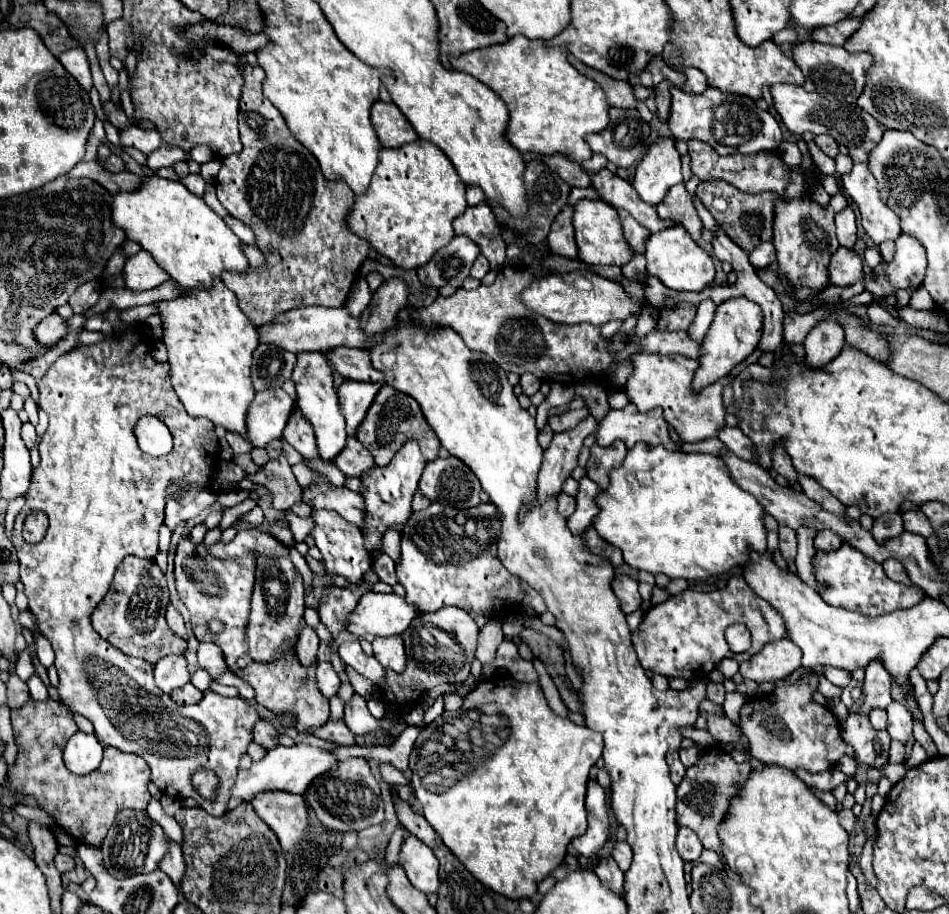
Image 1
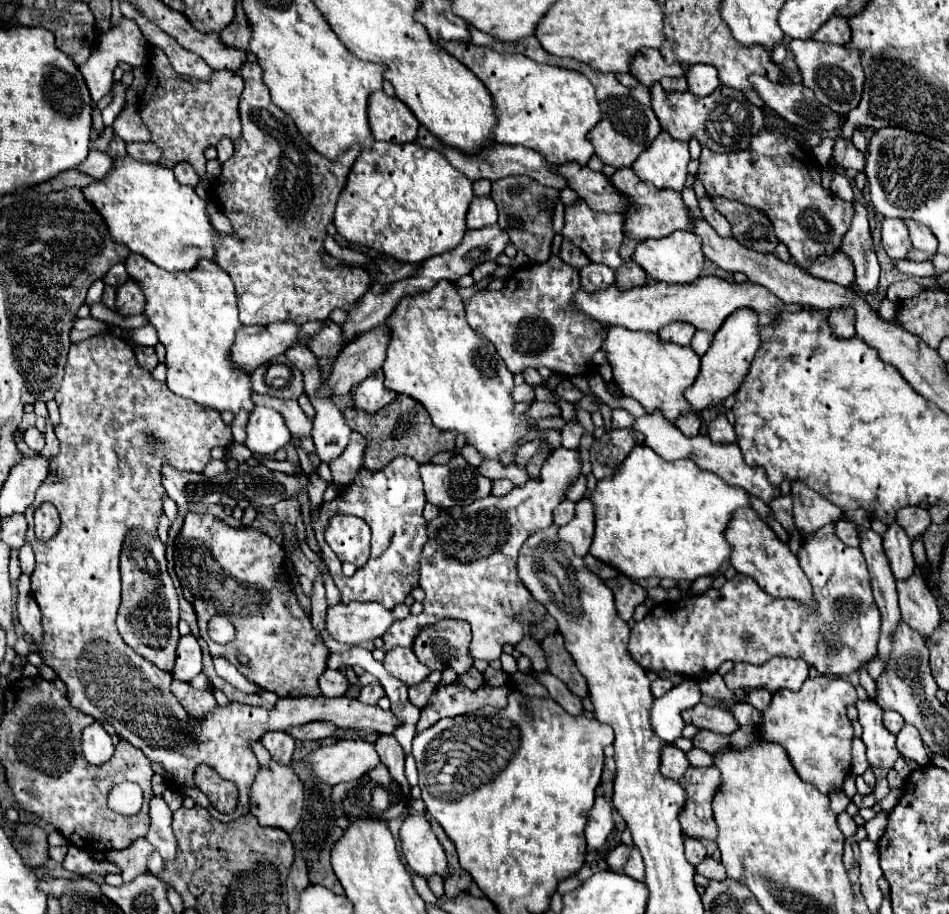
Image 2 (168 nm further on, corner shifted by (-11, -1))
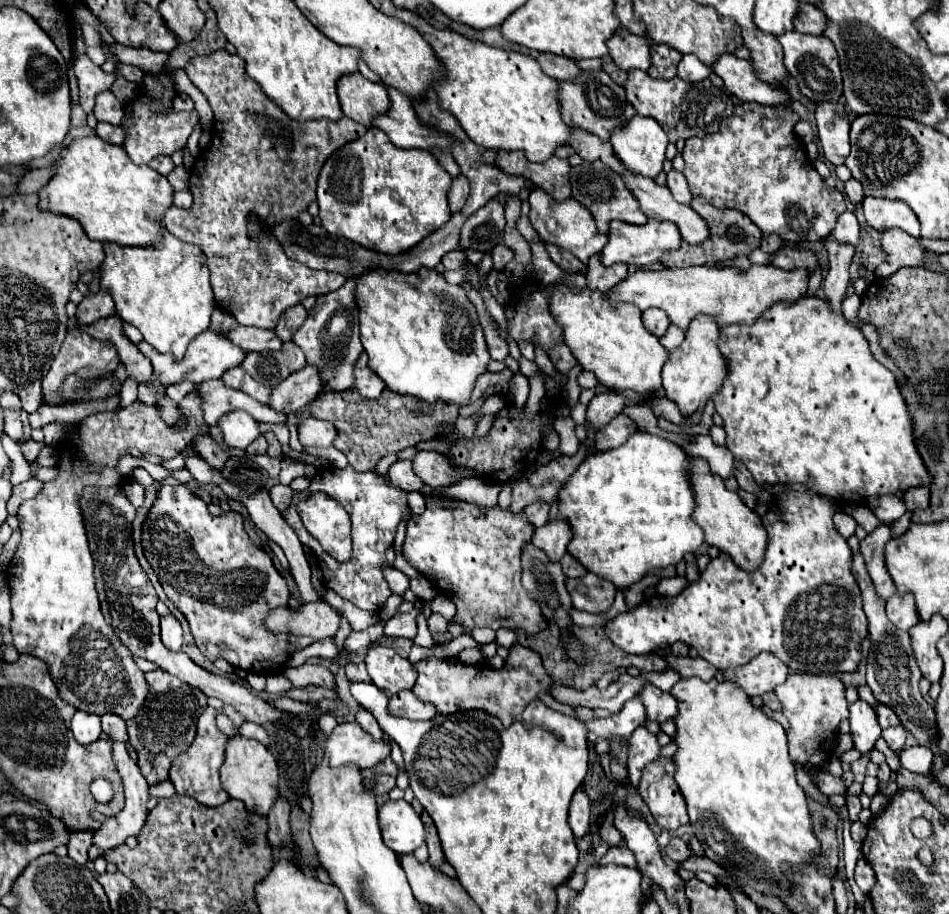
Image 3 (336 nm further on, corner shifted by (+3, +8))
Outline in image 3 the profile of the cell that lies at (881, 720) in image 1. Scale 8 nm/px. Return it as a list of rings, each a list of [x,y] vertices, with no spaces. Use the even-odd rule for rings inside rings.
[[[880,704],[876,708],[876,714],[878,714],[880,728],[890,728],[890,726],[898,726],[900,724],[900,720],[898,720],[898,716],[896,716],[896,712],[892,708],[886,708],[886,706]]]

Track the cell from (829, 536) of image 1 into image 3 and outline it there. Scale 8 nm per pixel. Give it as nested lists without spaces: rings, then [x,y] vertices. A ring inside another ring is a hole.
[[[836,512],[834,514],[834,524],[836,524],[836,530],[844,536],[844,538],[850,538],[854,534],[854,528],[856,528],[856,520],[852,516],[848,516],[846,512]]]

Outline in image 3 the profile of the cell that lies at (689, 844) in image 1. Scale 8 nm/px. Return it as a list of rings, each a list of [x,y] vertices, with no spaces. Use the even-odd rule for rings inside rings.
[[[672,838],[670,844],[664,848],[664,854],[674,862],[684,862],[690,856],[688,854],[688,844],[684,840],[680,840],[680,838]]]

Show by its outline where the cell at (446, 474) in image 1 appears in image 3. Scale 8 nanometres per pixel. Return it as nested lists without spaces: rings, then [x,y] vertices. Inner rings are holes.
[[[398,460],[390,466],[388,470],[388,478],[392,482],[392,486],[412,492],[412,490],[420,490],[420,486],[424,486],[424,482],[414,474],[412,470],[412,462],[410,460]]]

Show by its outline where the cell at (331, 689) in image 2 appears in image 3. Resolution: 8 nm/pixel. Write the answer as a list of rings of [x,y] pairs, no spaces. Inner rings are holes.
[[[302,664],[298,668],[286,668],[284,676],[296,688],[304,688],[308,684],[318,684],[318,686],[322,686],[326,690],[334,690],[336,692],[334,674],[328,668],[320,666],[320,664]]]

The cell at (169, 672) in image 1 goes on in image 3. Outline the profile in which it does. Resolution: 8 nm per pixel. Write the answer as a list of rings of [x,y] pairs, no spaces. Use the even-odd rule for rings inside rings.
[[[168,614],[160,618],[160,630],[162,630],[162,642],[166,648],[178,652],[182,648],[182,626],[180,622]]]

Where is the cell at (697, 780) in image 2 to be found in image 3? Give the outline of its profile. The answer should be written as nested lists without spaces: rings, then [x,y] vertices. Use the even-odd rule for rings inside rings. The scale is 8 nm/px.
[[[658,758],[642,770],[638,792],[642,786],[642,800],[648,804],[652,816],[662,828],[678,828],[688,824],[686,802],[674,782],[674,764],[670,758]]]

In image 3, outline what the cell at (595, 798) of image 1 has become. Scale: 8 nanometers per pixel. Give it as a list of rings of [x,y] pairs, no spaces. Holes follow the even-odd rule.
[[[576,790],[572,804],[570,804],[570,828],[574,832],[576,838],[582,838],[584,834],[588,834],[590,828],[590,800],[584,794],[584,790]]]

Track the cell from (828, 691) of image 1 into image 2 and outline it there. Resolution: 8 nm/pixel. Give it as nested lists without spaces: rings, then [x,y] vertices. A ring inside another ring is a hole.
[[[870,699],[856,701],[856,709],[858,709],[858,721],[862,725],[862,741],[868,749],[870,765],[892,767],[900,753],[896,749],[896,735],[882,725],[882,709]]]

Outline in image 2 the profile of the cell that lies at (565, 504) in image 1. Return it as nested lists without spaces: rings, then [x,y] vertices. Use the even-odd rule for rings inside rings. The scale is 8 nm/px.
[[[570,499],[562,501],[562,503],[556,507],[556,511],[554,511],[554,523],[556,523],[556,525],[566,525],[566,523],[570,523],[570,521],[574,519],[574,507],[576,507],[574,501],[570,501]]]

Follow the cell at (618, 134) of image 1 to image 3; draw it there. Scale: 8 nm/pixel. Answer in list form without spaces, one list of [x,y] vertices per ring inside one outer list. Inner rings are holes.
[[[582,70],[574,80],[560,82],[558,102],[562,106],[562,120],[568,126],[578,126],[586,132],[592,132],[604,142],[610,140],[610,130],[624,126],[632,116],[636,116],[634,106],[626,102],[624,88],[618,86],[604,70]]]

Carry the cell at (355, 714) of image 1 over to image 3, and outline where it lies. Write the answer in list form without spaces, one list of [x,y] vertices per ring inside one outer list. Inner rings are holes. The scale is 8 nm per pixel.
[[[348,662],[348,664],[344,666],[344,670],[346,670],[346,676],[348,676],[350,682],[370,682],[370,676],[368,676],[366,666],[364,666],[362,662],[360,662],[360,664]]]

